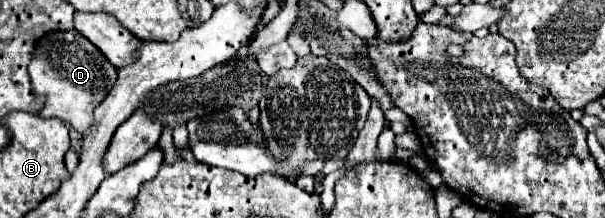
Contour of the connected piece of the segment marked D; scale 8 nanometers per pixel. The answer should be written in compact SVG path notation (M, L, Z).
M56 31L40 39L28 69L34 91L46 97L46 105L38 115L58 117L70 123L80 135L92 127L94 109L106 99L118 79L116 67L78 31Z

